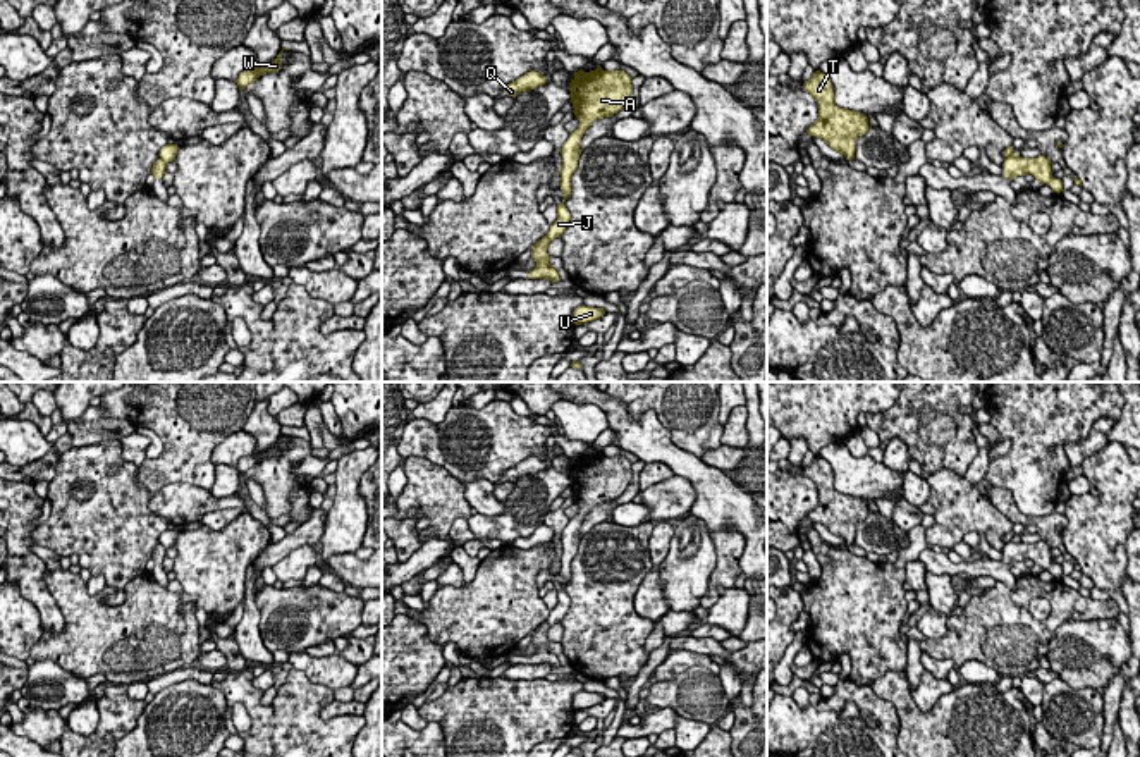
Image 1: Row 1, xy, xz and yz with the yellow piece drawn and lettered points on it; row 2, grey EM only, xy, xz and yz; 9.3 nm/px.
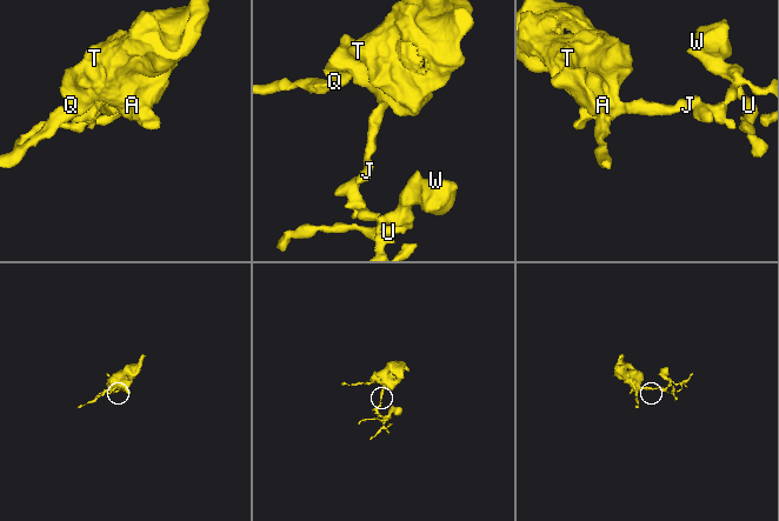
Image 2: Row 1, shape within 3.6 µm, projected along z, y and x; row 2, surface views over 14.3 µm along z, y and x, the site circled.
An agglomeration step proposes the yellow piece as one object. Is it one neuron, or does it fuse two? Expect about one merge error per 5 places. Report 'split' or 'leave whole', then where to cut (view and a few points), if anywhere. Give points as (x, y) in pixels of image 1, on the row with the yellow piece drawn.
split; cut in xy along (160, 157), (165, 164)

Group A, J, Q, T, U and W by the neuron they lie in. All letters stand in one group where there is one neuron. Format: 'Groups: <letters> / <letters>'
Groups: A J Q T / U W

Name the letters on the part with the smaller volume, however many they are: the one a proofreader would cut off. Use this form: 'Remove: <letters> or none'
Remove: U, W

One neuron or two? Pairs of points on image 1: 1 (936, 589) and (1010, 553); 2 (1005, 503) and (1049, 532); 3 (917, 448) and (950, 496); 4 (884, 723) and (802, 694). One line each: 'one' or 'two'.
1: two
2: one
3: two
4: two

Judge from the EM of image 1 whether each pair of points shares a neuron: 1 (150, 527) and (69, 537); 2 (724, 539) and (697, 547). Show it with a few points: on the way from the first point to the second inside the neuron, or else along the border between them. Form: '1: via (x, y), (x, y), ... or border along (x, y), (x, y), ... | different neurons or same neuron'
1: via (129, 527), (90, 527) | same neuron
2: border along (710, 532), (716, 568), (707, 582) | different neurons

